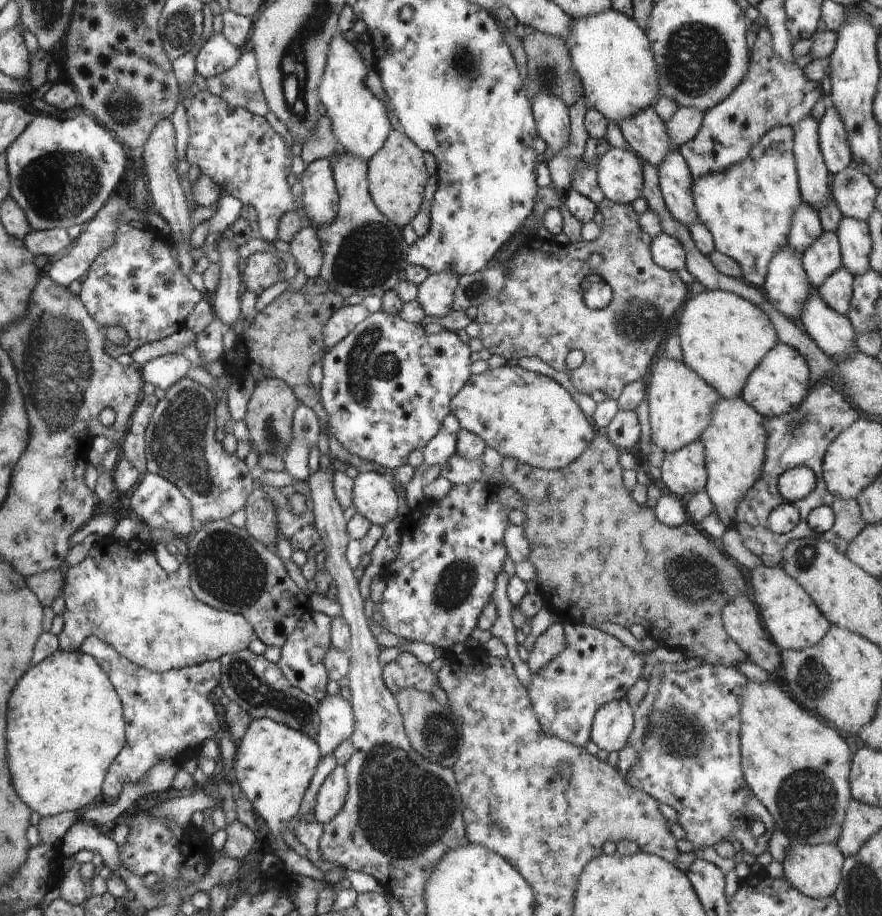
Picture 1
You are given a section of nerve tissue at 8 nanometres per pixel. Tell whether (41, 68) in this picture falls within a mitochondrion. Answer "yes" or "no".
no

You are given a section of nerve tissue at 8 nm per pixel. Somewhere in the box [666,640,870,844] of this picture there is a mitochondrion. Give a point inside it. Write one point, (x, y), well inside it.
(806, 800)

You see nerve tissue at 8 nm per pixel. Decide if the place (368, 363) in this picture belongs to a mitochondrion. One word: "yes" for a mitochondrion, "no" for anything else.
yes

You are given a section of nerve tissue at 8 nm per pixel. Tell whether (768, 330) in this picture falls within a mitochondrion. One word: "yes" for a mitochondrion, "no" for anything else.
no

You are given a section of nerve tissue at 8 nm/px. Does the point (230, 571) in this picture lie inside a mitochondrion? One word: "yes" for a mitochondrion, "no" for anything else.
yes

